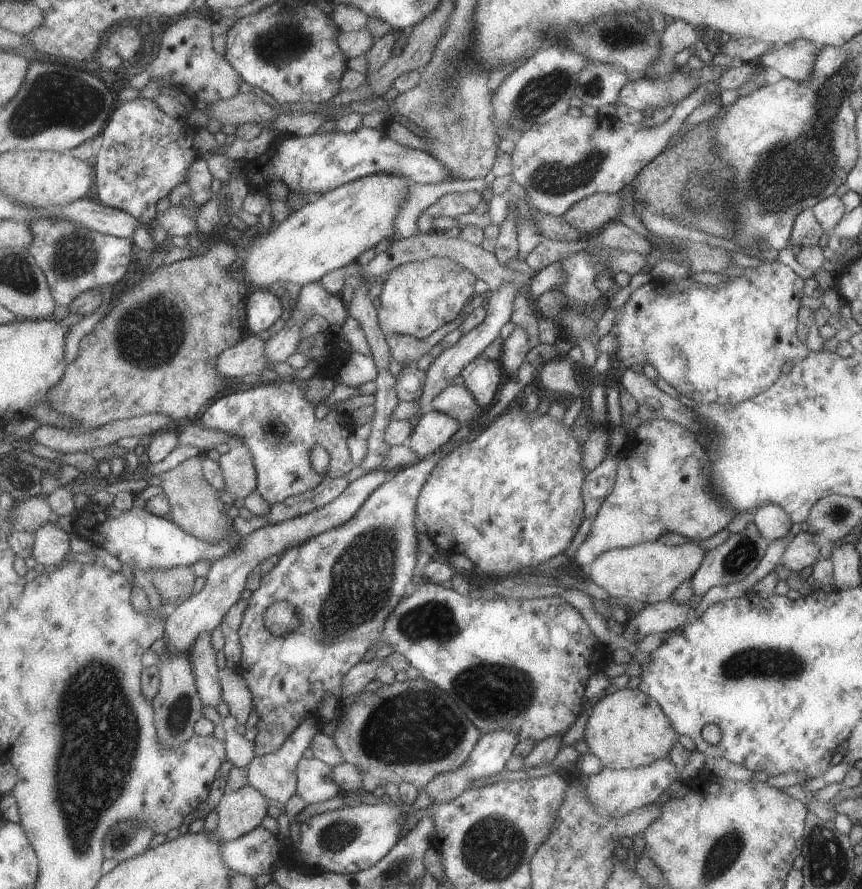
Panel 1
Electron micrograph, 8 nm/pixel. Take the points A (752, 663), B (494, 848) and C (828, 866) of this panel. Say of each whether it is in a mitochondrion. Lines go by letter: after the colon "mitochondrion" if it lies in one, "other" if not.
A: mitochondrion
B: mitochondrion
C: mitochondrion

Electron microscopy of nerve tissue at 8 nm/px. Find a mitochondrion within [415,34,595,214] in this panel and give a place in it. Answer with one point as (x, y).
(535, 97)

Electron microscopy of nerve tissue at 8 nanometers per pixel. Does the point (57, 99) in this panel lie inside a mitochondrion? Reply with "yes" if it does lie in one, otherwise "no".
yes

